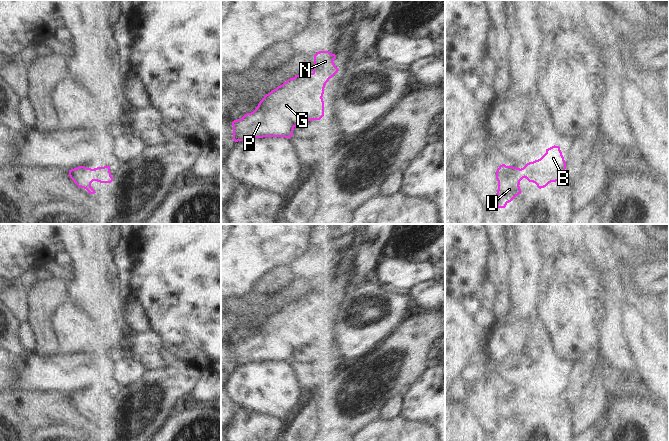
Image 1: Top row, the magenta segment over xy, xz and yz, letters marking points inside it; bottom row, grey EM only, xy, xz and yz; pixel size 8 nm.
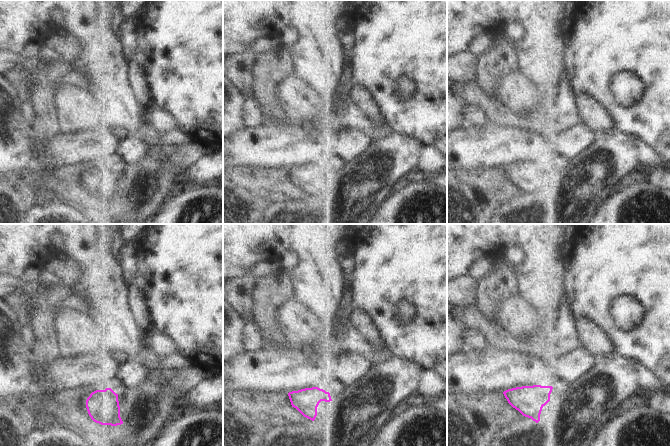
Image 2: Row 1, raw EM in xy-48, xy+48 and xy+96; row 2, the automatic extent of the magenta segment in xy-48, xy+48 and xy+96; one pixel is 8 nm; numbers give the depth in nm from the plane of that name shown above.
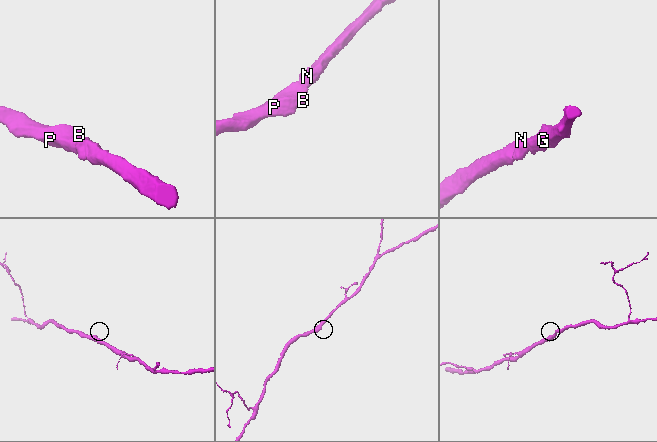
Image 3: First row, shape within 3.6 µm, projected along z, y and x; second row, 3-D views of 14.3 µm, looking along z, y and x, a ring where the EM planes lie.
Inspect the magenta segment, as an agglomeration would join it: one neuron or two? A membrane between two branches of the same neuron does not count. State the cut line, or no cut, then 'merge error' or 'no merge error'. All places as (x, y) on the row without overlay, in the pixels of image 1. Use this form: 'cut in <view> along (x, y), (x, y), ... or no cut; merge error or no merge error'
no cut; no merge error

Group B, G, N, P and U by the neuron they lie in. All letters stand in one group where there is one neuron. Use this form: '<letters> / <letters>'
B G N P U

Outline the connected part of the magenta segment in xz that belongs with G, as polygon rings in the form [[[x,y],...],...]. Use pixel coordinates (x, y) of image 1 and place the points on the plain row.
[[[319,275],[314,279],[312,297],[302,297],[288,303],[282,309],[266,318],[256,333],[245,338],[241,343],[234,344],[233,364],[235,366],[263,361],[293,360],[293,354],[305,345],[320,344],[324,340],[323,318],[326,307],[339,294],[334,288],[335,278],[329,275]]]

